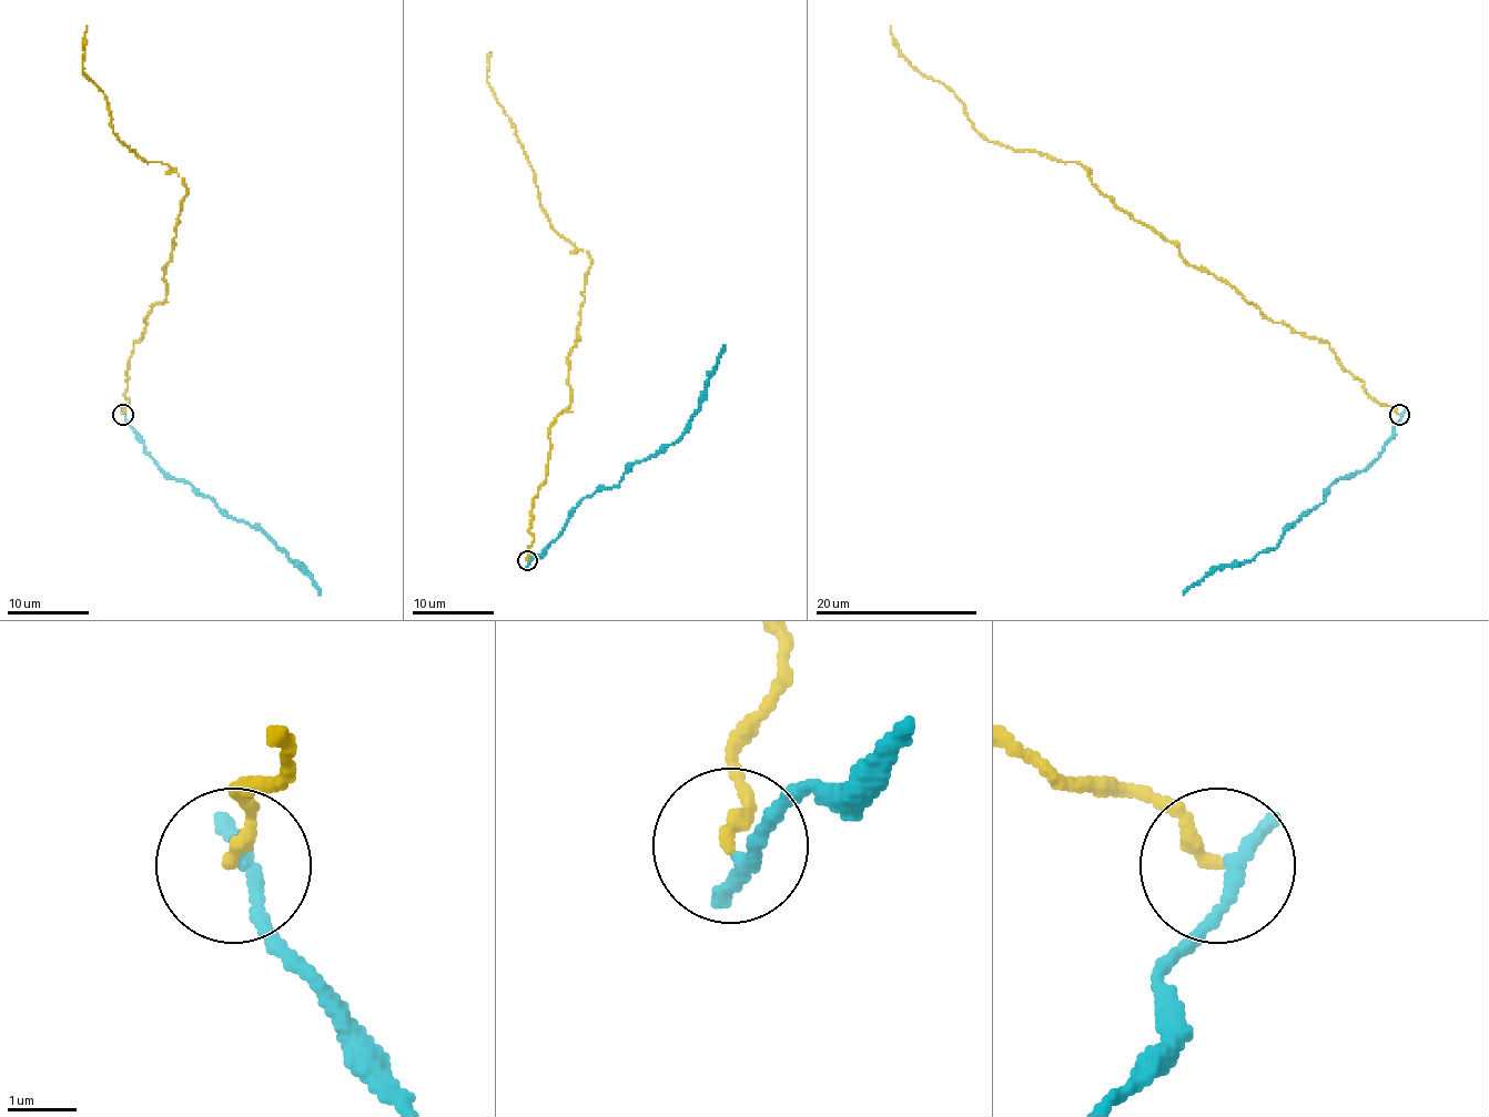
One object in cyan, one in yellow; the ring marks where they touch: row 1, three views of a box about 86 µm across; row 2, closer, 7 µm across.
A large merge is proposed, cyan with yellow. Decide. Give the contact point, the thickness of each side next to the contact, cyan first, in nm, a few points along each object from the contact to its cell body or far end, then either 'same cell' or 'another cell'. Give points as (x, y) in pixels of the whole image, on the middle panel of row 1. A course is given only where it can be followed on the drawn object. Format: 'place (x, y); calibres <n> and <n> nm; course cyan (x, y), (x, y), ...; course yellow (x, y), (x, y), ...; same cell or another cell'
place (527, 560); calibres 240 and 200 nm; course cyan (527, 562), (550, 544), (585, 497), (615, 487), (636, 463), (660, 453), (682, 436), (725, 345); course yellow (527, 560), (548, 430), (570, 406), (568, 355), (590, 255), (551, 226), (539, 202), (487, 81), (490, 52); another cell

